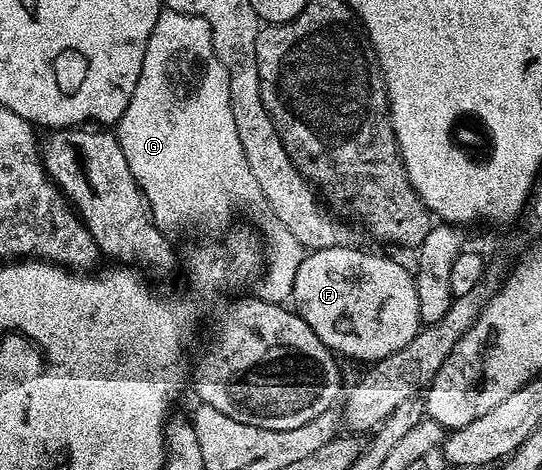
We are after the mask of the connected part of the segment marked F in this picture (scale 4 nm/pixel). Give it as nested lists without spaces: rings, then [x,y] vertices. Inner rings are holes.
[[[334,247],[333,249],[307,251],[301,265],[297,265],[297,277],[293,277],[294,310],[307,322],[309,329],[317,333],[317,337],[335,352],[336,356],[347,359],[360,359],[363,365],[370,365],[379,359],[389,357],[389,353],[397,353],[397,349],[405,349],[409,341],[419,330],[419,310],[417,309],[417,289],[415,277],[395,259],[387,255],[373,255],[365,251],[357,251],[355,247]]]

